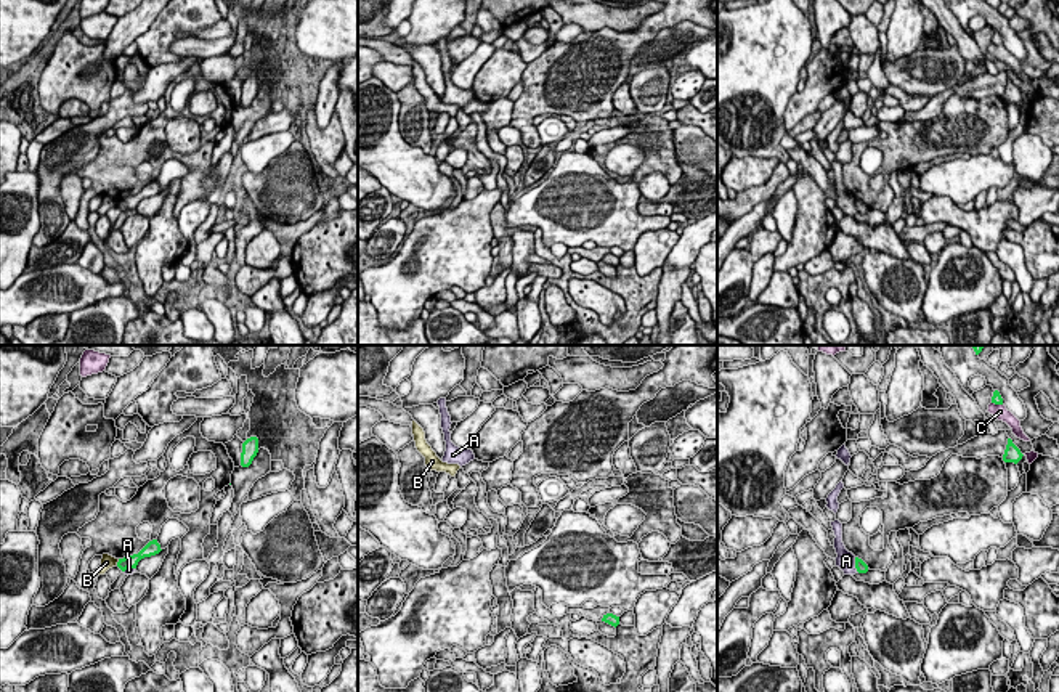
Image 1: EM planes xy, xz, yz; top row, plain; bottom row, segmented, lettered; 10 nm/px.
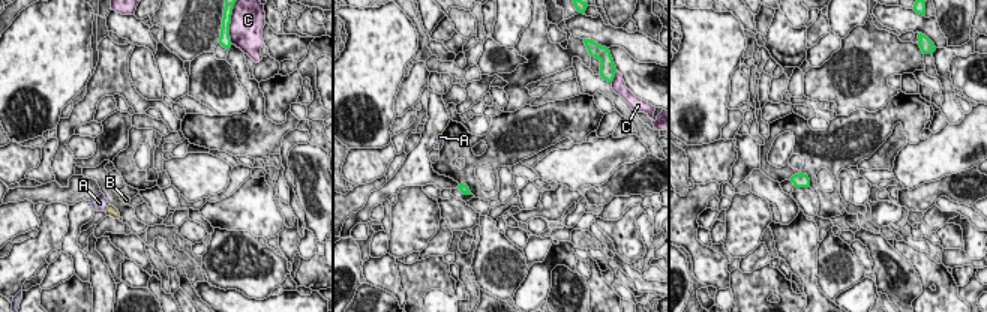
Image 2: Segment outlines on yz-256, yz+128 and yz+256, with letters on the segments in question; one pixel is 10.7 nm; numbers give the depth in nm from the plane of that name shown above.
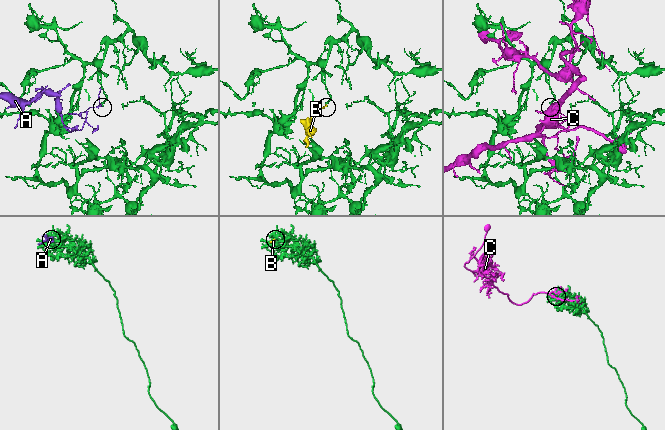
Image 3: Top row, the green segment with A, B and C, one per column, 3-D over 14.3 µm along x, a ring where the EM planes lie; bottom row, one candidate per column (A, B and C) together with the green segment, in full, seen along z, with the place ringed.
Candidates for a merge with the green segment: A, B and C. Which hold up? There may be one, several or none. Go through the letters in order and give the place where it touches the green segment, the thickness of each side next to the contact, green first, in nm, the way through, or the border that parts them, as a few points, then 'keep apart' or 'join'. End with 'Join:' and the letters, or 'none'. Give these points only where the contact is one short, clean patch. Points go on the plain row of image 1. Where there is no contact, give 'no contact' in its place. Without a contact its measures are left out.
A: contact yz (856, 206); calibres 120 and 190 nm; border yz (854, 198), (854, 207), (859, 212); keep apart
B: contact xy (117, 203); calibres 130 and 130 nm; border xy (119, 199), (116, 204); keep apart
C: contact yz (997, 44); calibres 100 and 140 nm; keep apart
Join: none

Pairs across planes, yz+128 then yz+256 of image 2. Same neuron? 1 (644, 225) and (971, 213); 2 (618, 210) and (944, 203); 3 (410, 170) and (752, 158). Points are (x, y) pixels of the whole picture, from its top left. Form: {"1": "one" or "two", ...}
{"1": "one", "2": "two", "3": "one"}

